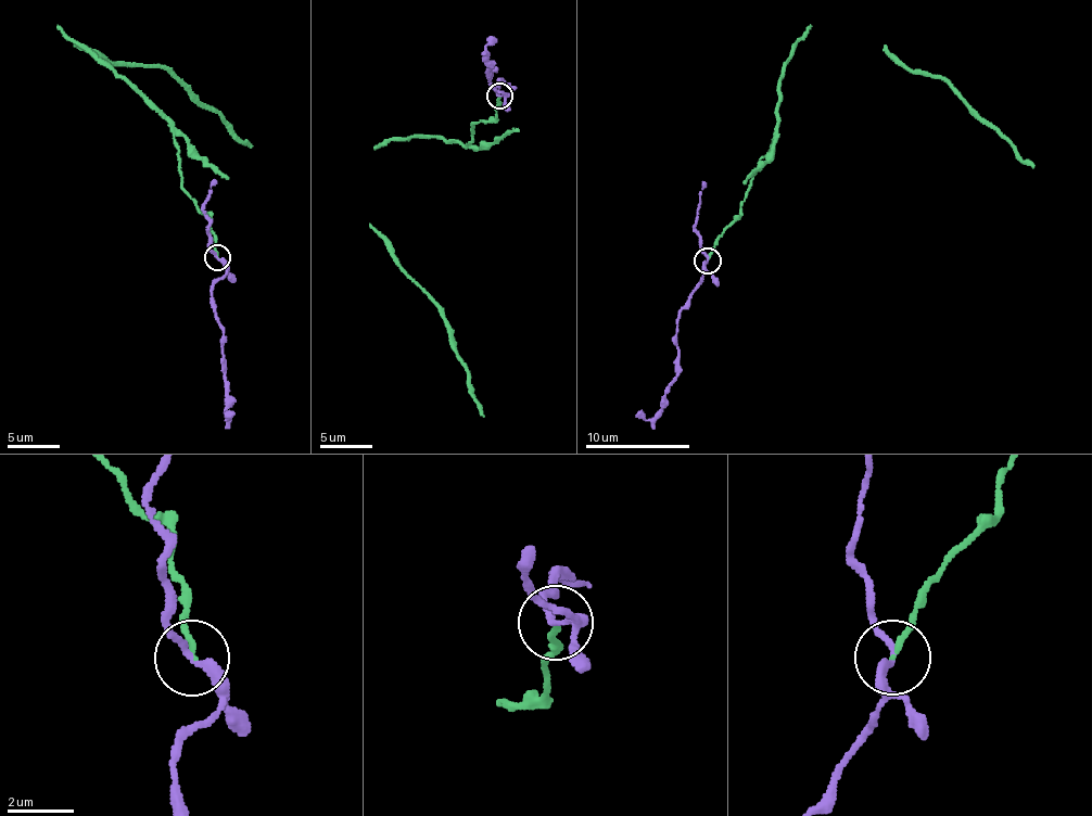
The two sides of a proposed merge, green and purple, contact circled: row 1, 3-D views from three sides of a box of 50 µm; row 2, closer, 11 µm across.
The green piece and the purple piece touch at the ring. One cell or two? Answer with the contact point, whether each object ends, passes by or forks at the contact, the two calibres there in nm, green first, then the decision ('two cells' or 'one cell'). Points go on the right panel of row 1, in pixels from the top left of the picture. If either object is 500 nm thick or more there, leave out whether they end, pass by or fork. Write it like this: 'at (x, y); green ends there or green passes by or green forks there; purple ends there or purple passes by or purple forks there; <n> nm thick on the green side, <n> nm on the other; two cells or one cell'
at (707, 260); green ends there; purple passes by; 140 nm thick on the green side, 200 nm on the other; two cells

